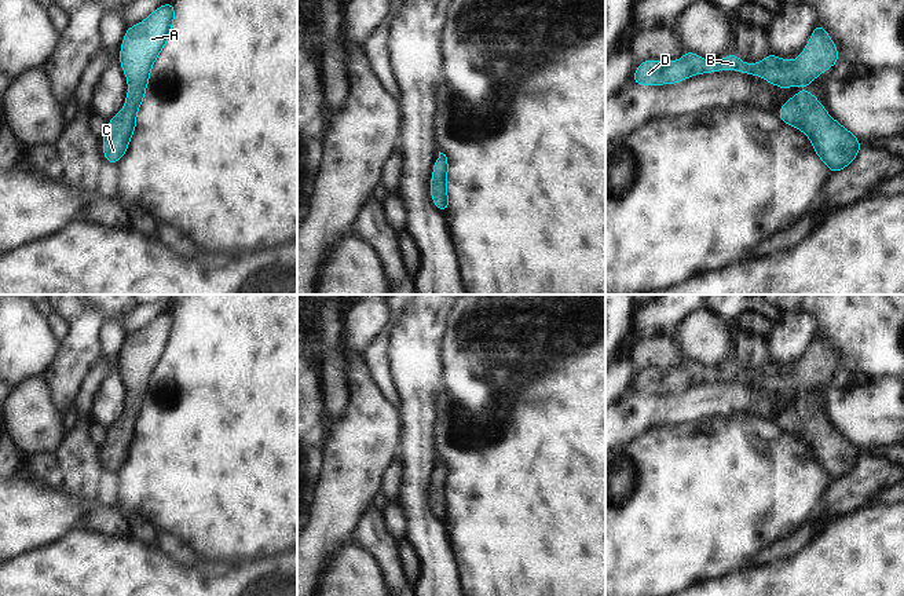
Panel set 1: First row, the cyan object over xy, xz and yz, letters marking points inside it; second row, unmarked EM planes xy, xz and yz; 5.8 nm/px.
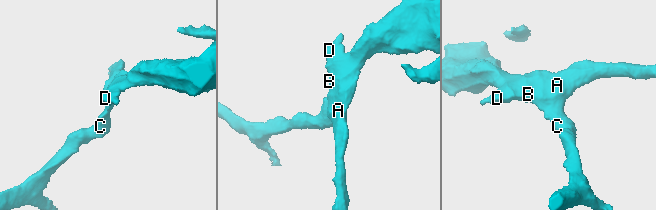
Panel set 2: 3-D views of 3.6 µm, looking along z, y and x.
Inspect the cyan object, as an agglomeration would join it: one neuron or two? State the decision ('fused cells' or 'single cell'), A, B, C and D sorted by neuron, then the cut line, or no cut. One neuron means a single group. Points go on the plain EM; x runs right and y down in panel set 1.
single cell | A B C D | no cut

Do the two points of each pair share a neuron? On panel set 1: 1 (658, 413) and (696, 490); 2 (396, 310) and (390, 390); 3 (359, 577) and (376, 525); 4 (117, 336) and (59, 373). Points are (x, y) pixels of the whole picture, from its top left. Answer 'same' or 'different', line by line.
1: different
2: same
3: different
4: different

